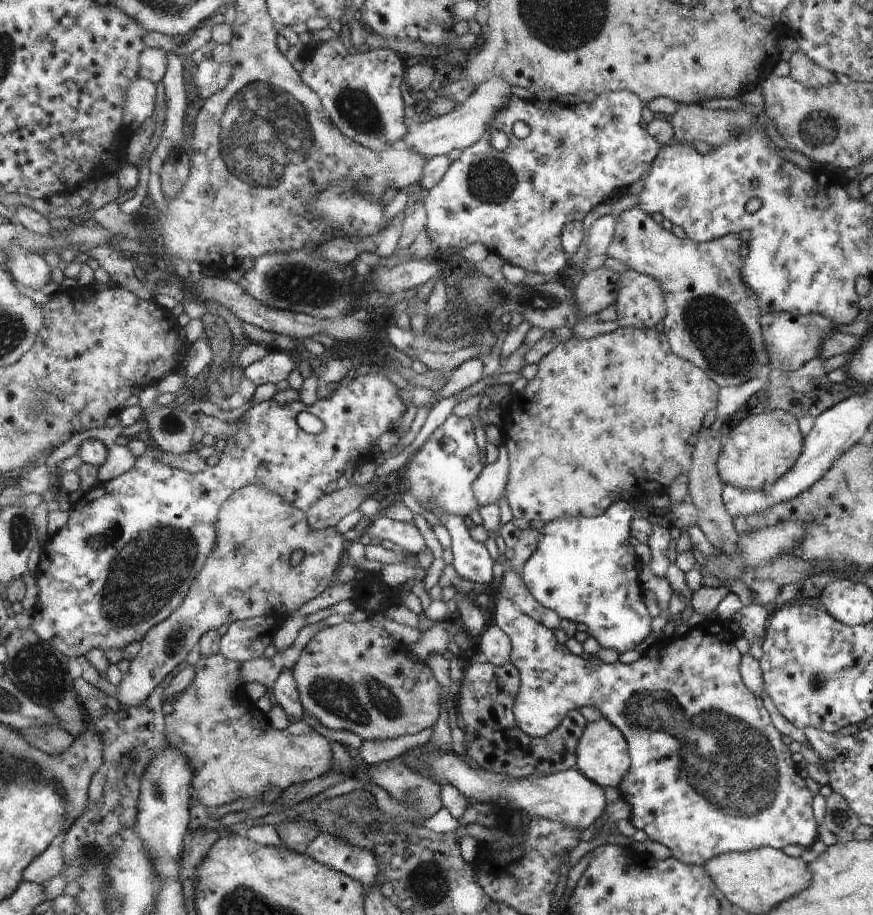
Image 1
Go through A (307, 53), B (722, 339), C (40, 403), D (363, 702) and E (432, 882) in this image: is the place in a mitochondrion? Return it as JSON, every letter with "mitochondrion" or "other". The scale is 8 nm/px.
{"A":"other","B":"mitochondrion","C":"mitochondrion","D":"mitochondrion","E":"mitochondrion"}

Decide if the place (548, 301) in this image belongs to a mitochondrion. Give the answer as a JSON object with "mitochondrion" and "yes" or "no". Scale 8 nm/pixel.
{"mitochondrion":"yes"}

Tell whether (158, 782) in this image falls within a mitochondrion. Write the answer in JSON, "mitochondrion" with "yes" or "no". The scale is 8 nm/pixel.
{"mitochondrion":"yes"}

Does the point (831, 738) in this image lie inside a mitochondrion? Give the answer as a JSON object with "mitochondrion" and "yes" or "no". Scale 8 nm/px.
{"mitochondrion":"no"}

